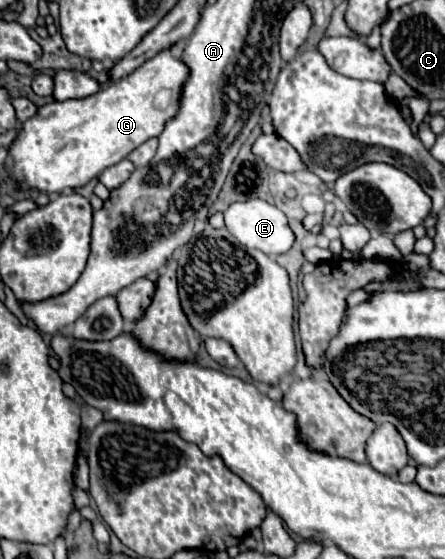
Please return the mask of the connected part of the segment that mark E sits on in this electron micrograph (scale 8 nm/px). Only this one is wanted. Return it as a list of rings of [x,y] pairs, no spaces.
[[[250,199],[244,203],[232,203],[226,211],[224,211],[224,219],[226,219],[226,229],[244,245],[244,247],[252,247],[252,249],[260,249],[266,255],[280,255],[286,253],[292,245],[294,245],[294,233],[288,227],[286,215],[276,209],[274,205],[262,201],[262,199]]]

